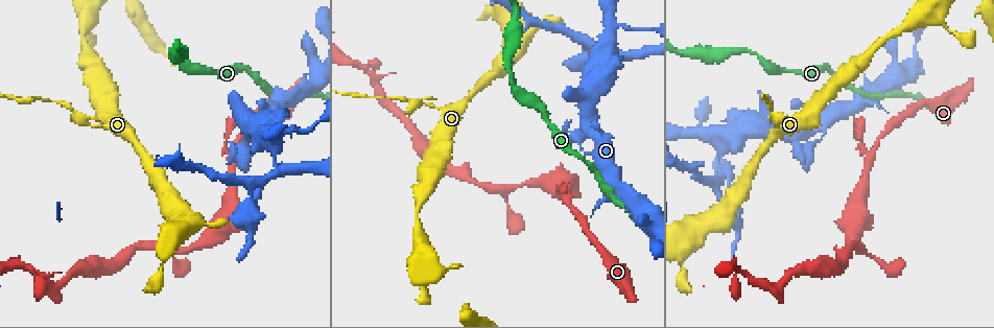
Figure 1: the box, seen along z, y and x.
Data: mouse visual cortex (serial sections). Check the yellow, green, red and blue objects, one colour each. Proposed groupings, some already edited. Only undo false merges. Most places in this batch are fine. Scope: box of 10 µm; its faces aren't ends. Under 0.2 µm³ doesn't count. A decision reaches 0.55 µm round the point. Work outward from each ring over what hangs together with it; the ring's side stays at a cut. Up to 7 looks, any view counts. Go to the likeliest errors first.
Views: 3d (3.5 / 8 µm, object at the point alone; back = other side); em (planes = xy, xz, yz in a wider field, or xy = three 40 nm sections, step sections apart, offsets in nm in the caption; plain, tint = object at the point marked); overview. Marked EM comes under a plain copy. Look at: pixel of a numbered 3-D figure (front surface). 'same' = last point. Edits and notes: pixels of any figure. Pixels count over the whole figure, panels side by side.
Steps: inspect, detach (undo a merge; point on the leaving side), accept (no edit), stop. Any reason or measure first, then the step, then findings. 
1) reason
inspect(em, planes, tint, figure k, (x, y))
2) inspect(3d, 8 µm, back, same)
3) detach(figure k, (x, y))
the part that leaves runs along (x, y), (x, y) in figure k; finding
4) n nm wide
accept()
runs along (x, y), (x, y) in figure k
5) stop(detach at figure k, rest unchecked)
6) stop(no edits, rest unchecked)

inspect(3d, 3.5 µm, figure 1, (282, 170))

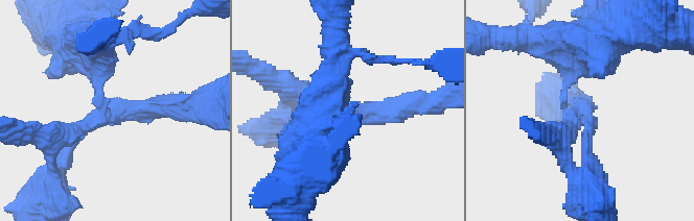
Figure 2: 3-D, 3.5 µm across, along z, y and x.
now the EM
inspect(em, xy, step 5, tint, figure 2, (582, 113))

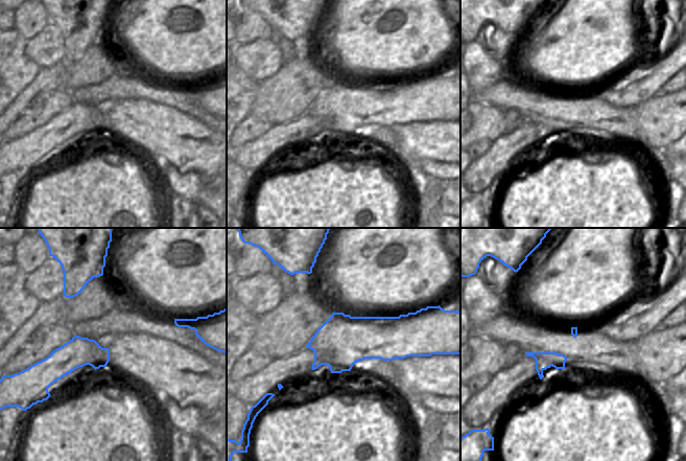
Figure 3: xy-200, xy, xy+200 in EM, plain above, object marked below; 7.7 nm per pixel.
detach(figure 2, (298, 87))
the part that leaves runs along (102, 109), (58, 134), (53, 173) in figure 2; a second cell is stuck on

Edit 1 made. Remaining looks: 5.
narrows sharply
inspect(3d, 8 µm, figure 1, (48, 100))

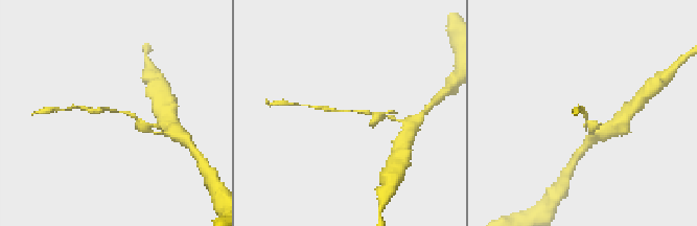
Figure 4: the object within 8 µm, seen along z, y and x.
inspect(em, xy, step 2, tint, same)

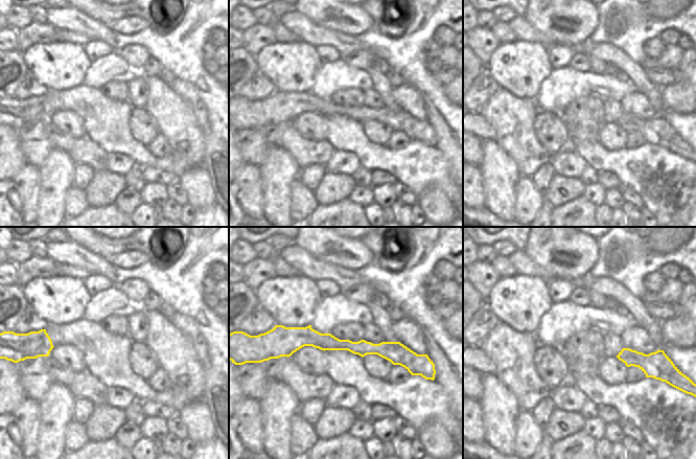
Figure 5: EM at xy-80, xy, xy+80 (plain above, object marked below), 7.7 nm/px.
130 nm wide
accept()
runs along (142, 122), (133, 114), (85, 108) in figure 4; continuous, no second cell

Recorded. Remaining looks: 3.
thick turns thin
inspect(3d, 3.5 µm, figure 1, (214, 235))

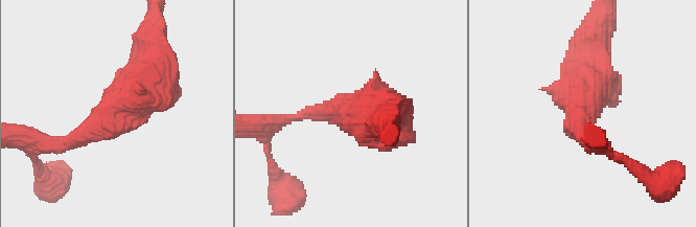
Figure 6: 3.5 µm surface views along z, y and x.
inspect(em, xy, step 3, tint, figure 6, (582, 112))

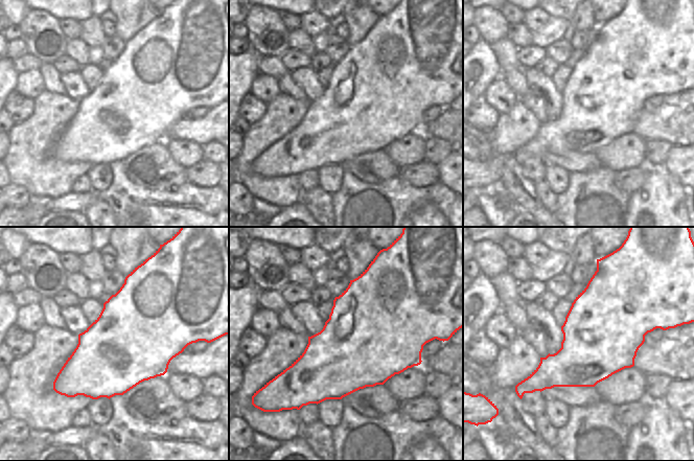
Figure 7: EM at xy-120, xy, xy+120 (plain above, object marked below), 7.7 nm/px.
accept()
continuous, no second cell

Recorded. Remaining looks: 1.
stop(detach at figure 2, rest unchecked)

